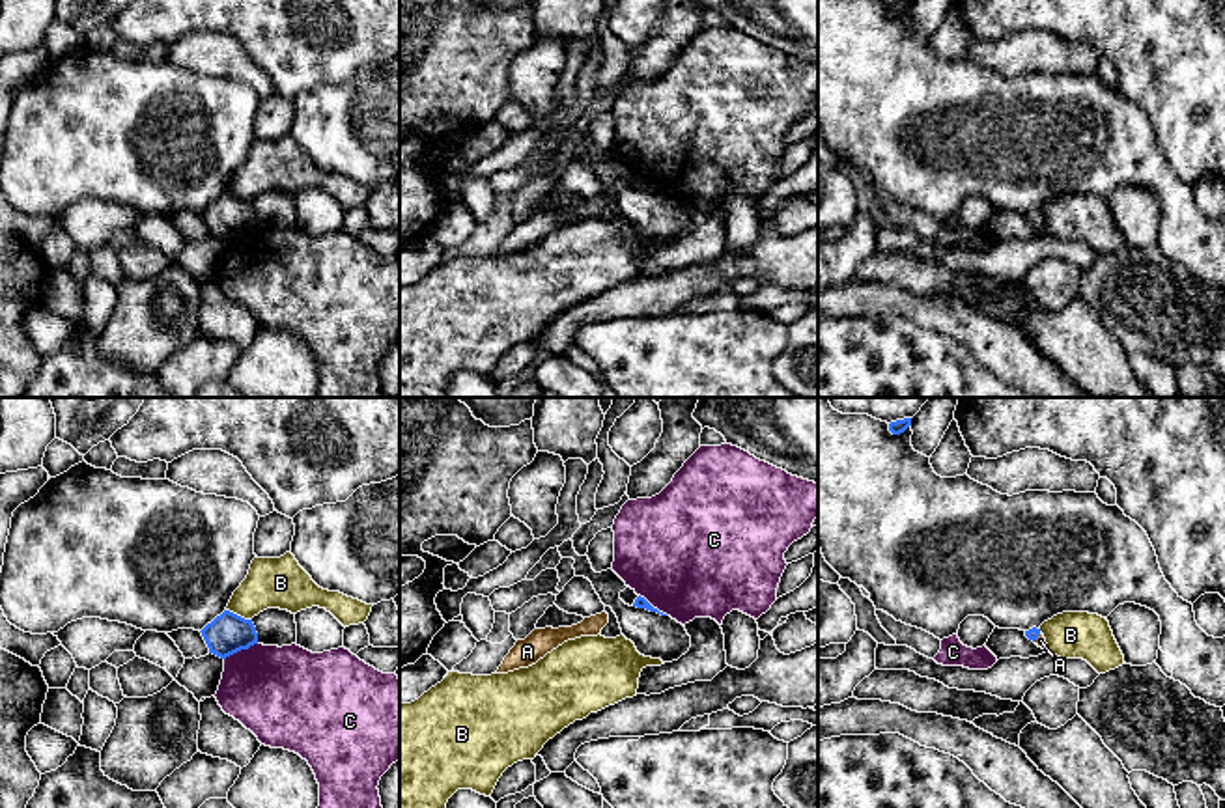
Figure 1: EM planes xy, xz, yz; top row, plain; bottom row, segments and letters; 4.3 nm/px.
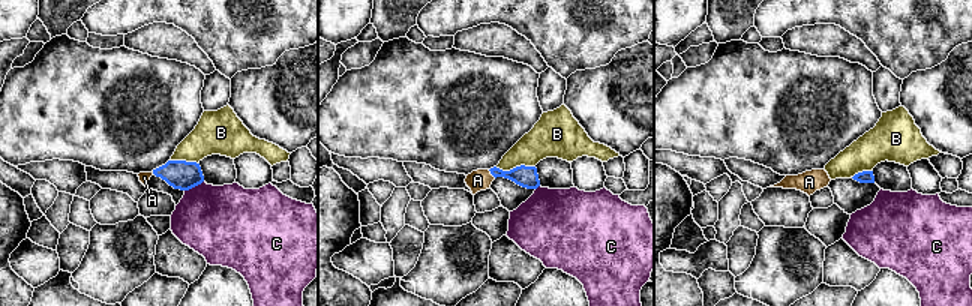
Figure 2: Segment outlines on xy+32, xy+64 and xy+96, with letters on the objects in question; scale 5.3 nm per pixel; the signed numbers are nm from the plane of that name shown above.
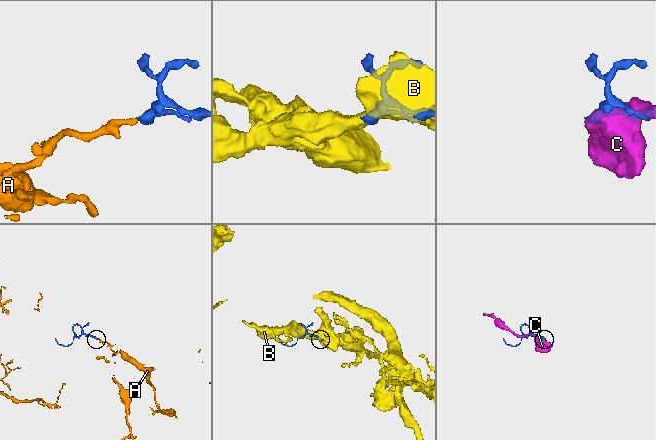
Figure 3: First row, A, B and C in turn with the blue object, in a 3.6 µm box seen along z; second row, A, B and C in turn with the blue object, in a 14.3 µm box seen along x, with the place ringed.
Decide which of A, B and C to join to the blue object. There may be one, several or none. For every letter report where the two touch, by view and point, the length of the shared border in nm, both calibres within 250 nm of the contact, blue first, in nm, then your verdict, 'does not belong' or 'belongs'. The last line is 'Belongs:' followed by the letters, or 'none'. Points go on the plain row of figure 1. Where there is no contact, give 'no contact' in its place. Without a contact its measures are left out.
A: contact yz (1037, 219); length 50 nm; calibres 50 and 50 nm; belongs
B: contact xy (239, 198); length 120 nm; calibres 180 and 220 nm; does not belong
C: contact xy (239, 232); length 160 nm; calibres 180 and 400 nm; does not belong
Belongs: A

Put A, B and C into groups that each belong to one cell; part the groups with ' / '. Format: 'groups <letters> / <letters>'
groups A / B / C

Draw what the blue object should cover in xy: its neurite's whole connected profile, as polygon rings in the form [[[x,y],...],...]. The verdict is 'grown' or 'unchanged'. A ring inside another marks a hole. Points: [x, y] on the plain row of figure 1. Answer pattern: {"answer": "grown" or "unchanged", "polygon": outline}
{"answer": "unchanged", "polygon": [[[230,192],[217,198],[200,215],[209,230],[209,235],[220,241],[258,226],[258,215],[252,202],[245,202]]]}

